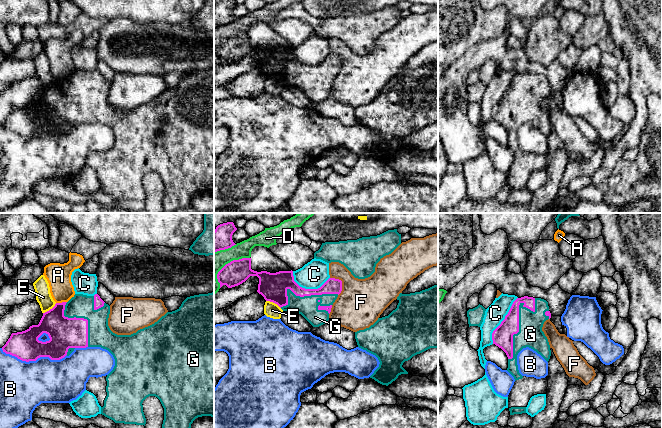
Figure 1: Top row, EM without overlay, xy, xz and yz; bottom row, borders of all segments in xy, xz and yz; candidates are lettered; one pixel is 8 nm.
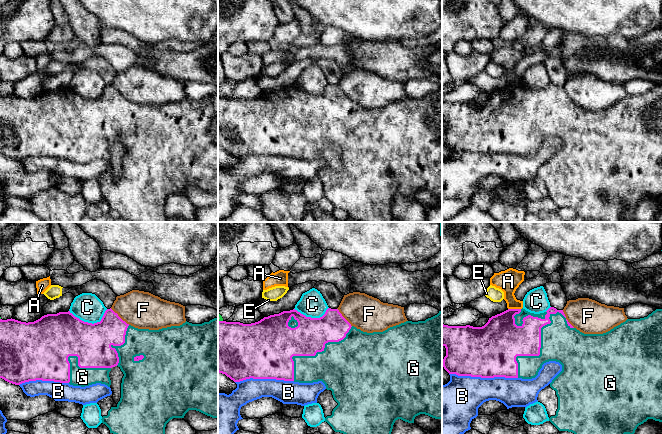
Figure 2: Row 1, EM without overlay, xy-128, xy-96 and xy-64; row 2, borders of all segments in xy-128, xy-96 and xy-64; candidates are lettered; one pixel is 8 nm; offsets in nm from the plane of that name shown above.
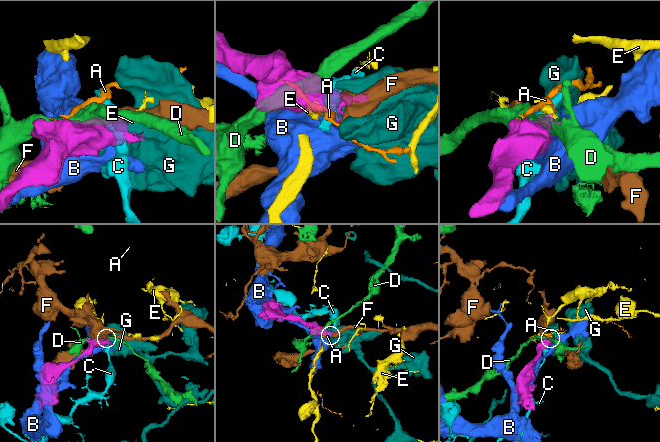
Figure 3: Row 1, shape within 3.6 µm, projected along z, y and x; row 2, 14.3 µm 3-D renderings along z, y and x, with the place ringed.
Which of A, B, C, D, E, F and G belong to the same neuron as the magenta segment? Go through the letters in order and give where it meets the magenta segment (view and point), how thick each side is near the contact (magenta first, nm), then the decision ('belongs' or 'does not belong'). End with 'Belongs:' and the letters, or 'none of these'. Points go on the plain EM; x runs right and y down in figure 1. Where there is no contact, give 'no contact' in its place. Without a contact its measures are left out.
A: xy (62, 78) | 260/190 nm | does not belong
B: xy (34, 136) | 220/380 nm | does not belong
C: yz (503, 96) | 170/160 nm | does not belong
D: xz (226, 40) | 200/160 nm | does not belong
E: xz (273, 78) | 220/120 nm | does not belong
F: xz (341, 59) | 130/360 nm | does not belong
G: yz (518, 96) | 170/200 nm | belongs
Belongs: G

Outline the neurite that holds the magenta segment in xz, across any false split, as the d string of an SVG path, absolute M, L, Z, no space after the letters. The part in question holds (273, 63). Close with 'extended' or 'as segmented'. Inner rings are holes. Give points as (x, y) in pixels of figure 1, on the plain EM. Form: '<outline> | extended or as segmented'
M242 34L233 36L226 40L217 50L220 64L226 61L228 64L238 62L245 58L250 52L259 54L257 68L261 70L266 77L277 80L283 87L295 87L301 90L313 103L319 103L329 96L331 84L338 71L342 67L342 57L335 54L329 54L318 65L305 65L300 63L295 57L293 47L279 47L270 49L267 47L257 48L251 45L251 34Z | extended

